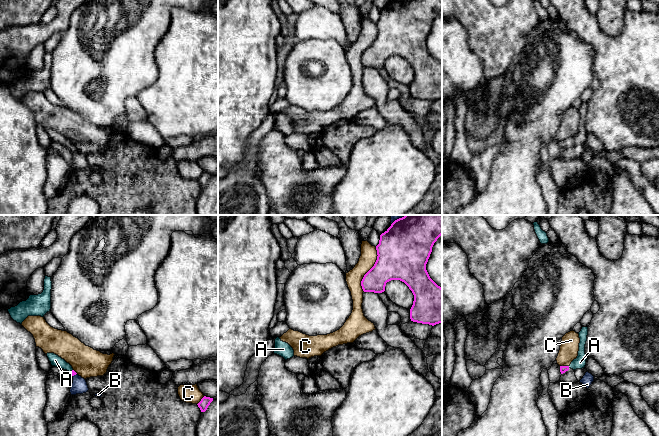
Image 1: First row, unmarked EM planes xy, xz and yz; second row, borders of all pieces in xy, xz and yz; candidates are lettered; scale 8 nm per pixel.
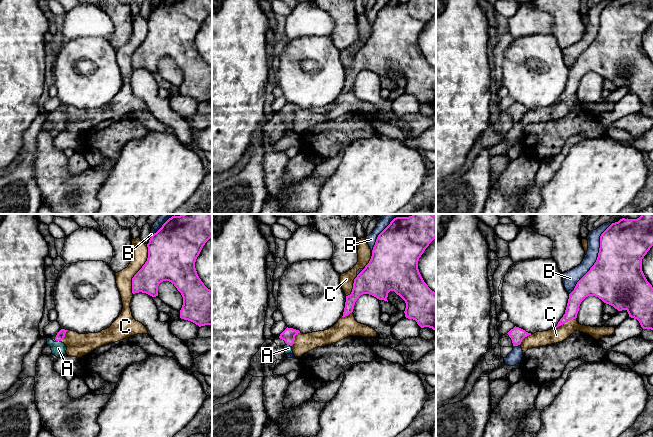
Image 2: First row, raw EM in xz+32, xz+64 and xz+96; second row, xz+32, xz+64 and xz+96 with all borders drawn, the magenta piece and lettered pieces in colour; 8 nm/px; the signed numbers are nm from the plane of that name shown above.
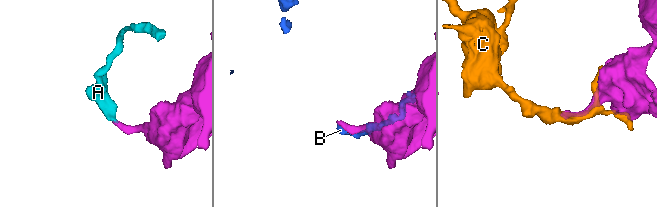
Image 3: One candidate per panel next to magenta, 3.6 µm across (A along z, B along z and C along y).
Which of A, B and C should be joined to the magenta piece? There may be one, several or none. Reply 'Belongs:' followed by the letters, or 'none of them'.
Belongs: A

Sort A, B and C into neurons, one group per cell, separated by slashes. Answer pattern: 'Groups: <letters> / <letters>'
Groups: A / B / C

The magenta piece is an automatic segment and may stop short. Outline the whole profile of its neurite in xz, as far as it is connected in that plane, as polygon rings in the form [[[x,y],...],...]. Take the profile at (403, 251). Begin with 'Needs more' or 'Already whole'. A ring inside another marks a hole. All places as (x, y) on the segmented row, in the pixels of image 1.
Already whole. [[[405,215],[395,220],[380,235],[376,246],[377,260],[361,281],[363,291],[382,293],[387,282],[400,280],[414,295],[410,309],[411,321],[432,326],[442,323],[442,288],[430,278],[426,270],[432,247],[441,235],[442,215]]]

